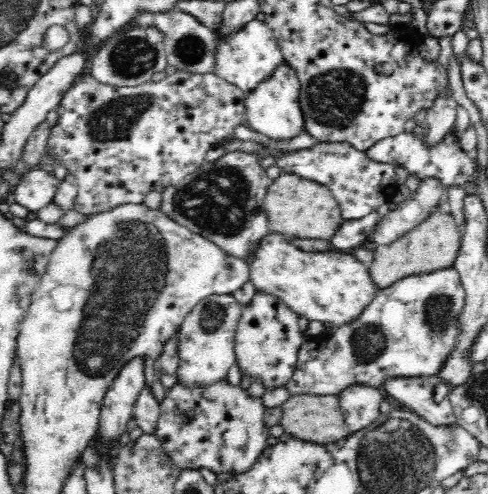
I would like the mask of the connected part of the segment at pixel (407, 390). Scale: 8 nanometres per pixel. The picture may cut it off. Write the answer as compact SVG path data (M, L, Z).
M439 375L416 378L397 378L386 382L387 394L408 406L418 416L436 426L457 424L449 396L453 384Z

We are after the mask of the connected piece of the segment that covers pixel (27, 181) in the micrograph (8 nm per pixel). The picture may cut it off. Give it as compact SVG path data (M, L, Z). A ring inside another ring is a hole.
M44 169L30 170L21 177L14 188L16 203L25 207L28 212L36 213L53 203L60 180Z

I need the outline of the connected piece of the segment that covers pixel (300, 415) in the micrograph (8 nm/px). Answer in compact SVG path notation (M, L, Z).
M297 394L290 395L282 404L281 426L283 430L314 443L333 443L352 434L341 411L340 398L334 395Z

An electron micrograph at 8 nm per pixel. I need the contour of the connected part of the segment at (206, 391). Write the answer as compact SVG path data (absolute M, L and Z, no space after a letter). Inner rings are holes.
M226 378L212 383L190 383L177 379L174 386L165 392L164 400L158 404L159 416L154 434L162 443L167 456L180 470L200 471L202 468L208 468L217 475L226 472L231 476L241 476L257 464L258 457L268 446L266 440L270 436L270 426L265 424L266 408L262 400L242 390L240 385L232 386Z

